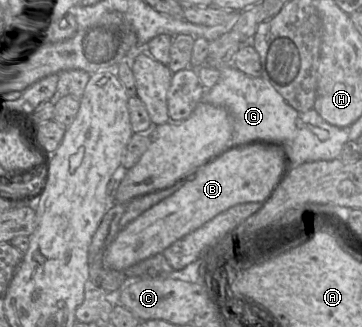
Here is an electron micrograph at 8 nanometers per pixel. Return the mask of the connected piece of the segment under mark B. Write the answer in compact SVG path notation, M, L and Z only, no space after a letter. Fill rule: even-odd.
M253 146L224 154L211 164L191 173L183 181L181 188L121 229L105 251L105 264L123 271L162 253L177 240L235 205L265 202L281 169L282 155L275 148Z

